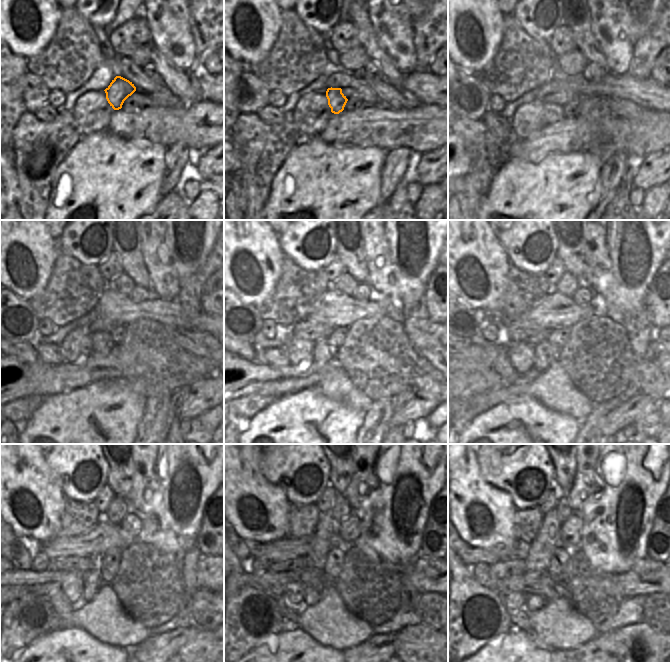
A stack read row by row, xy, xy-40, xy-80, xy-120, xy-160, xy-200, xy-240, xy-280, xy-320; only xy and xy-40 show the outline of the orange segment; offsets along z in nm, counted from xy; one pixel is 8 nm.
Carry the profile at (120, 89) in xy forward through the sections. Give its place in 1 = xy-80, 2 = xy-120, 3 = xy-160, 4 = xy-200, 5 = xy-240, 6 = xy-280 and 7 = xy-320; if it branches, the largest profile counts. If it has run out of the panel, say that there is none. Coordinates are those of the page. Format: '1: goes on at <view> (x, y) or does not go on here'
1: goes on at xy-80 (553, 113)
2: goes on at xy-120 (102, 343)
3: goes on at xy-160 (323, 353)
4: goes on at xy-200 (544, 354)
5: goes on at xy-240 (93, 581)
6: goes on at xy-280 (312, 596)
7: goes on at xy-320 (534, 602)

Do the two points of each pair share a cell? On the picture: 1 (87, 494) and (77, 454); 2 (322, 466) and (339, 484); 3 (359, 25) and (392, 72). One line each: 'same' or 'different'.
1: same
2: different
3: same

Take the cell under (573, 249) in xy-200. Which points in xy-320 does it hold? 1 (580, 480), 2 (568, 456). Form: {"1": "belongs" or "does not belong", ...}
{"1": "does not belong", "2": "belongs"}

